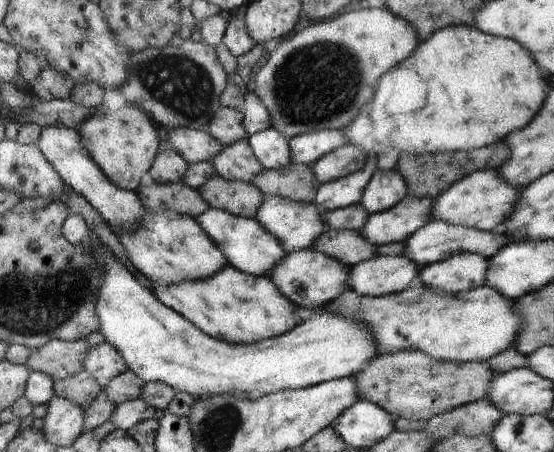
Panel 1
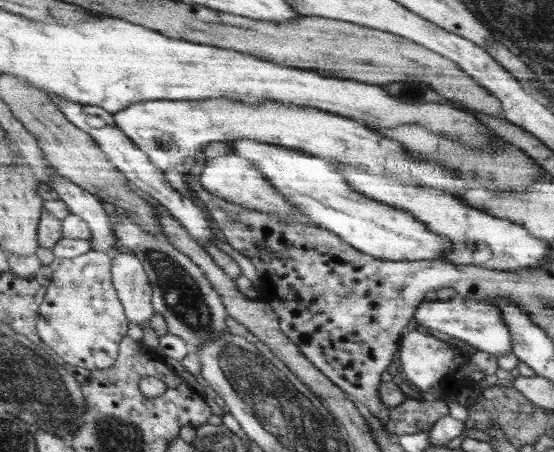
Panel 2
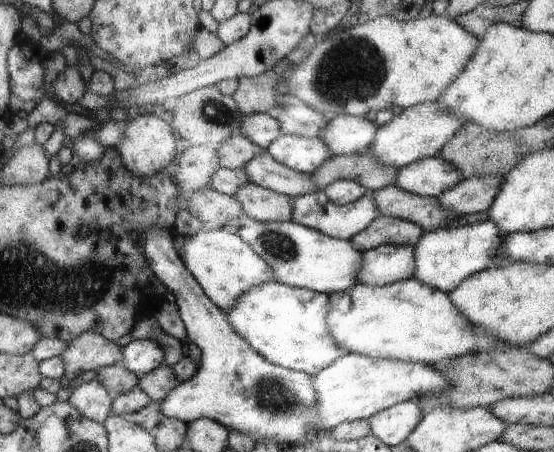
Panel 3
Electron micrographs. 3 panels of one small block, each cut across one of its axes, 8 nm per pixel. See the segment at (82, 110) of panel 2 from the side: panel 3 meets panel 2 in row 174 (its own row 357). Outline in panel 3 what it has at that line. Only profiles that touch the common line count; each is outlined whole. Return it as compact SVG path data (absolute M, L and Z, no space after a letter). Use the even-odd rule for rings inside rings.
M134 339L123 348L123 364L139 377L164 365L165 350L152 339Z

